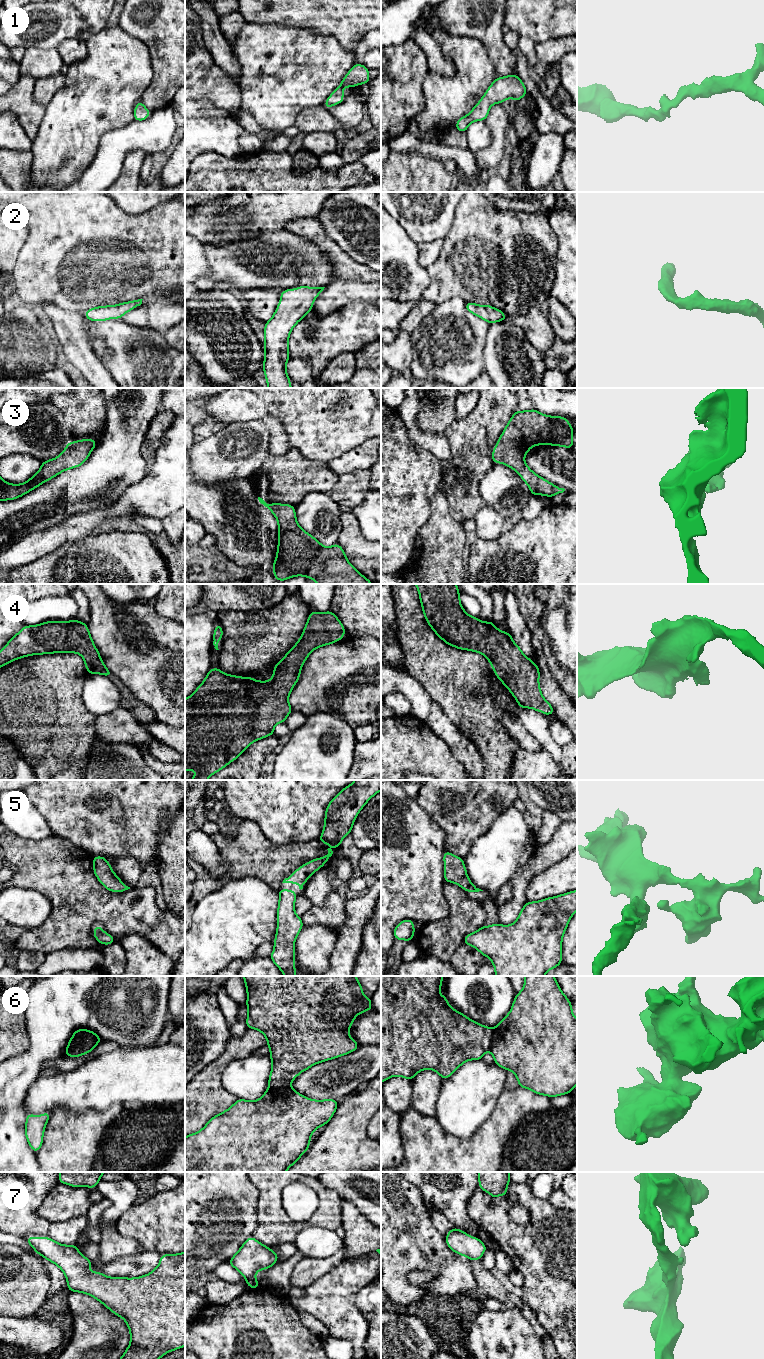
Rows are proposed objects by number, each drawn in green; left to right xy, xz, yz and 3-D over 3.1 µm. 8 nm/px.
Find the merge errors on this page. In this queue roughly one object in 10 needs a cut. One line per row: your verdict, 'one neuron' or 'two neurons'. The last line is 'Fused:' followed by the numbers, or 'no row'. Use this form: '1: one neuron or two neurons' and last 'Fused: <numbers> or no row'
1: one neuron
2: one neuron
3: one neuron
4: one neuron
5: one neuron
6: two neurons
7: one neuron
Fused: 6

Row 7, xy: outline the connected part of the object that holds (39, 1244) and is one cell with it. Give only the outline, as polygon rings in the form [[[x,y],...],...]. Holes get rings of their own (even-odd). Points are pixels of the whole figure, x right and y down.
[[[47,1236],[25,1237],[25,1240],[37,1254],[63,1271],[70,1292],[94,1297],[127,1323],[130,1345],[120,1359],[159,1359],[185,1346],[185,1251],[161,1255],[158,1266],[147,1275],[107,1277],[88,1268],[92,1260],[83,1256],[76,1244],[62,1245]]]

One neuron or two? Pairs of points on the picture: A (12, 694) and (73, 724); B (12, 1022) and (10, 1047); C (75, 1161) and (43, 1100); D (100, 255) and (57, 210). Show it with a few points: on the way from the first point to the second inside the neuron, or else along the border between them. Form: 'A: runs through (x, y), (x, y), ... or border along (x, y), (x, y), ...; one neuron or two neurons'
A: runs through (27, 696), (55, 724), (58, 724); one neuron
B: runs through (10, 1028), (10, 1041); one neuron
C: border along (74, 1113), (64, 1108), (57, 1108), (51, 1115); two neurons
D: runs through (92, 244), (68, 220); one neuron

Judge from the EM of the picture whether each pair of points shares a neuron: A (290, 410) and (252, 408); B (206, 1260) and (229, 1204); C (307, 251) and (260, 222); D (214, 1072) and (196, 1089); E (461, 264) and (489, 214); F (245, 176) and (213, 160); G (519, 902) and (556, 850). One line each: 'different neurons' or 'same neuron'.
A: different neurons
B: same neuron
C: different neurons
D: same neuron
E: same neuron
F: same neuron
G: same neuron

